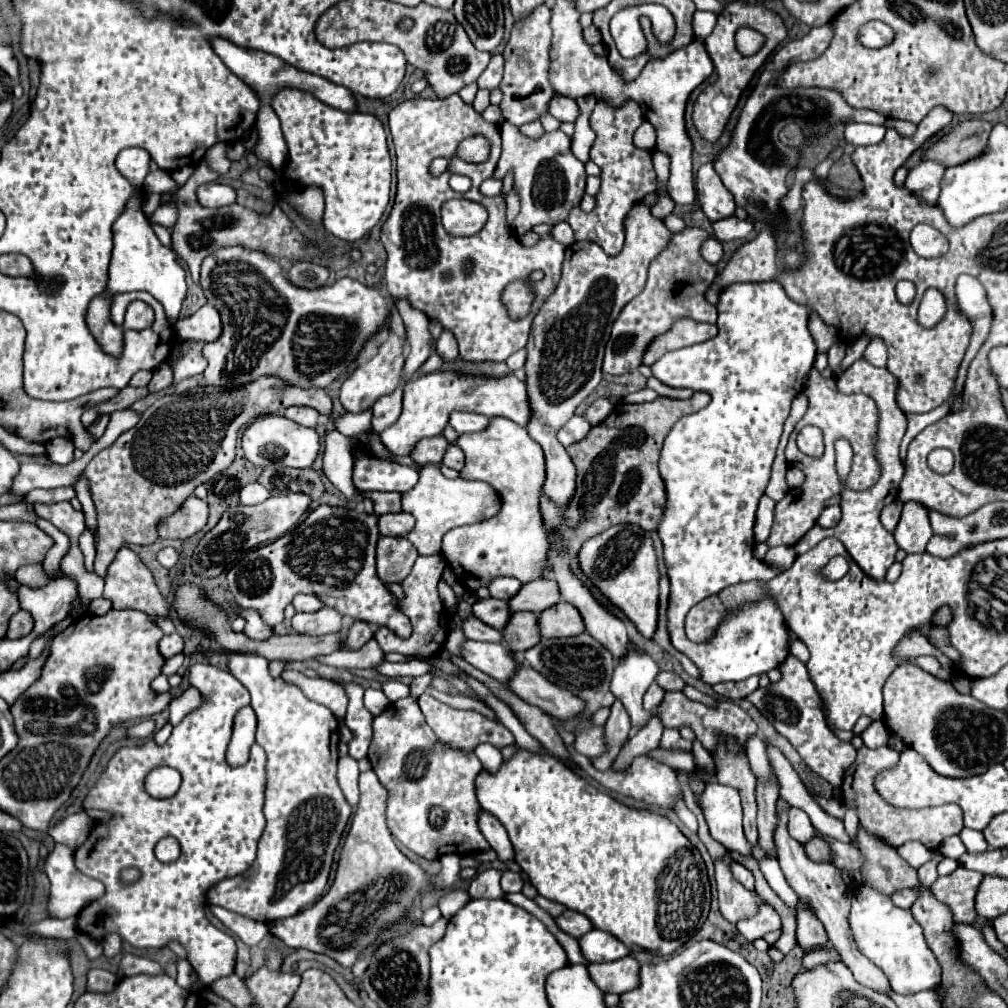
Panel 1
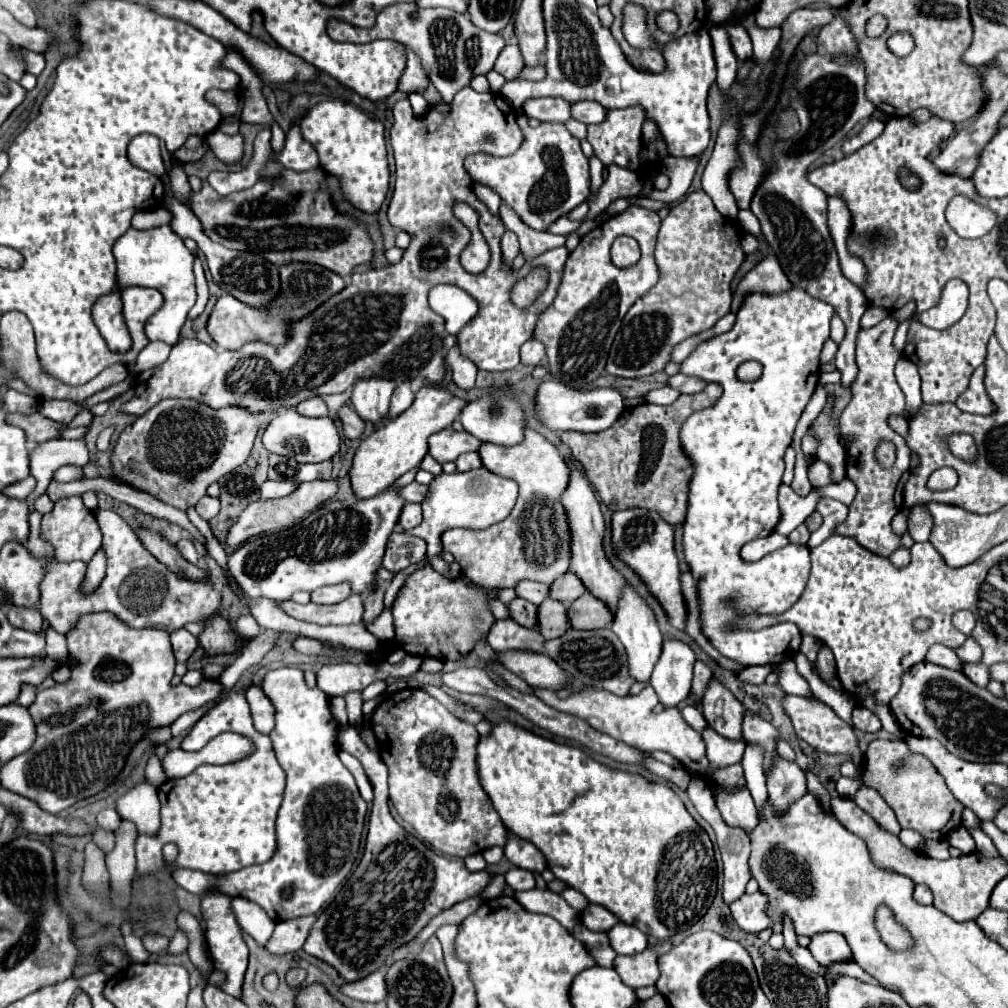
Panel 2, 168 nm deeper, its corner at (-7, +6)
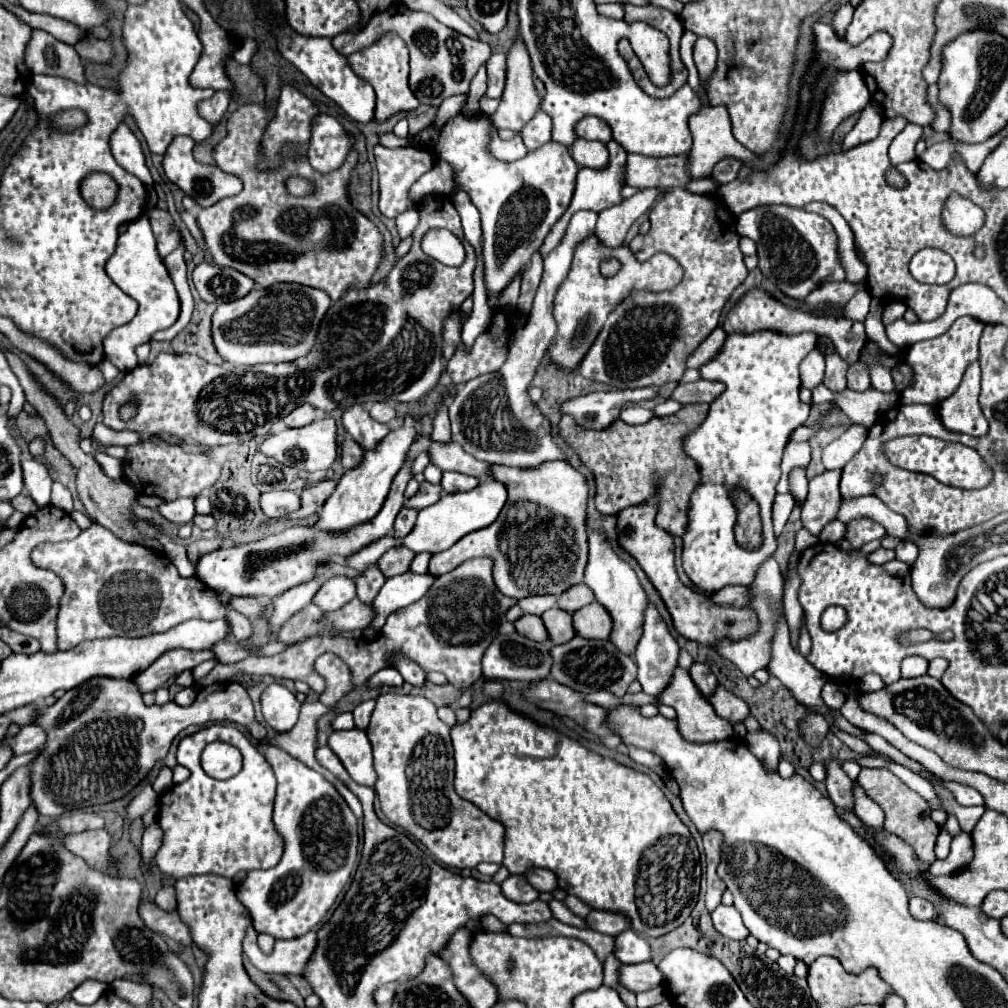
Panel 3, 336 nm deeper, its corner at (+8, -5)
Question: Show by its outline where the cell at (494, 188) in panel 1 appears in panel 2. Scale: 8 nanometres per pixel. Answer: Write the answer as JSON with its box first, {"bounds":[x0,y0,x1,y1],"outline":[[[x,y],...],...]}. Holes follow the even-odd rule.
{"bounds":[474,184,500,216],"outline":[[[476,184],[476,186],[474,186],[474,192],[476,192],[476,196],[490,208],[490,212],[498,216],[498,206],[500,206],[500,196],[498,196],[498,192],[488,190],[488,188],[484,188],[482,184]]]}

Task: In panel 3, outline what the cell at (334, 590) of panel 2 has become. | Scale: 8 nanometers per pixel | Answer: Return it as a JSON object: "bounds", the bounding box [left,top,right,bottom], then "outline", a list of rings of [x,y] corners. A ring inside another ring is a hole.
{"bounds":[315,575,357,611],"outline":[[[337,575],[333,579],[329,579],[315,595],[315,603],[323,609],[323,611],[337,611],[339,607],[343,607],[347,601],[351,601],[357,595],[355,589],[355,579],[345,577],[345,575]]]}

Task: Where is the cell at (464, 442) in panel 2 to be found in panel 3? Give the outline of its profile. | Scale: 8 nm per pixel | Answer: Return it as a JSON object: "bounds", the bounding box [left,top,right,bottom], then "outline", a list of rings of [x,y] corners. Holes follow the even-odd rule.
{"bounds":[429,441,493,479],"outline":[[[453,441],[447,443],[445,447],[441,447],[441,443],[431,443],[429,455],[431,455],[431,461],[443,471],[457,471],[457,473],[471,475],[477,479],[493,479],[493,473],[491,473],[493,465],[473,459]]]}

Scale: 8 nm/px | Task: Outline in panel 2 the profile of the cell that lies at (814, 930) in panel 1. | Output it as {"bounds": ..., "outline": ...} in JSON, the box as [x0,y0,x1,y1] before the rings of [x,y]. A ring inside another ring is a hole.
{"bounds":[808,932,852,966],"outline":[[[822,932],[822,934],[814,934],[810,938],[810,946],[808,950],[812,952],[812,956],[822,964],[828,966],[836,960],[844,960],[850,962],[852,960],[852,952],[844,940],[842,934],[838,932]]]}

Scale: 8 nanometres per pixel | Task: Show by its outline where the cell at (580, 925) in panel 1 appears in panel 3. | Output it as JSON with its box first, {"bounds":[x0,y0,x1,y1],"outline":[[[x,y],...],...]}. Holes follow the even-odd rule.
{"bounds":[587,909,631,935],"outline":[[[593,909],[587,915],[587,923],[593,931],[599,933],[607,933],[607,935],[619,935],[627,929],[631,929],[629,919],[625,919],[625,915],[621,913],[613,913],[613,911],[601,911],[601,909]]]}

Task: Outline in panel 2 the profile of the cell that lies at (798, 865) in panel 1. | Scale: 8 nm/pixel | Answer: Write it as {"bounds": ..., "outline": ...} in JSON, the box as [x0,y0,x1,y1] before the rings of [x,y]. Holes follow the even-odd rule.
{"bounds":[768,758,806,812],"outline":[[[780,758],[768,780],[768,796],[770,796],[770,806],[774,812],[784,812],[792,802],[802,798],[806,794],[806,776],[798,768],[796,762],[788,762]]]}

